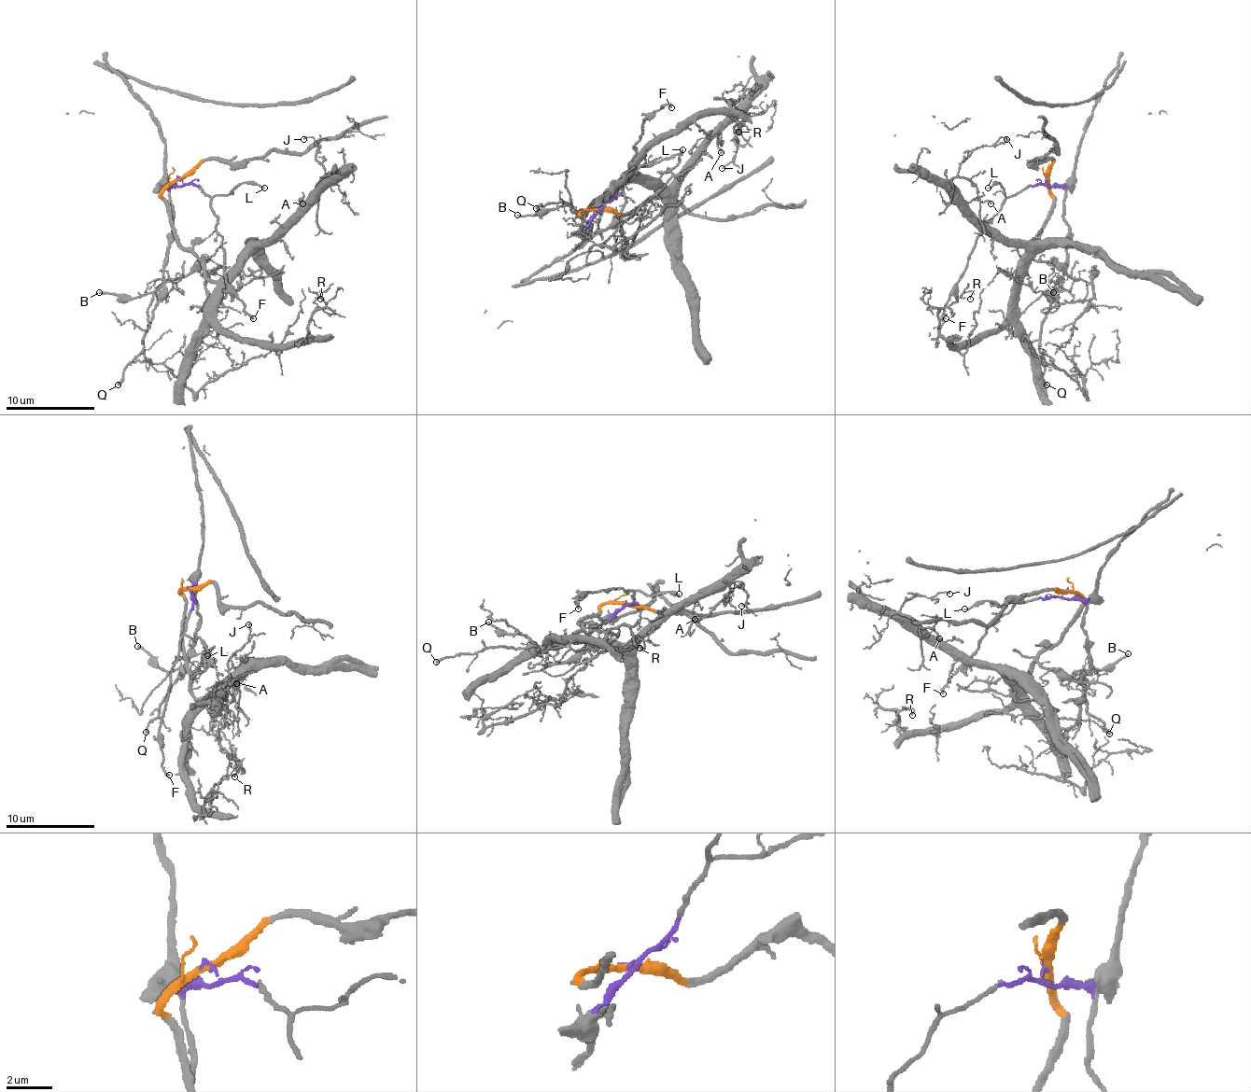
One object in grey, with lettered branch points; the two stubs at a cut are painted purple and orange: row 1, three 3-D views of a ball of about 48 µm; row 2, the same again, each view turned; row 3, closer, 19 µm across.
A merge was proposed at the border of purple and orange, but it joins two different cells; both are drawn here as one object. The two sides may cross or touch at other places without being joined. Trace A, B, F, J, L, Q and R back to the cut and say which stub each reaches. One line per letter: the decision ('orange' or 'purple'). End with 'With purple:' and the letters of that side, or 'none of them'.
A: orange
B: purple
F: purple
J: orange
L: purple
Q: purple
R: orange
With purple: B, F, L, Q

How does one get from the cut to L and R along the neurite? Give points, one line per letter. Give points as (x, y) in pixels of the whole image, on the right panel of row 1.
L: (1047, 177), (1042, 184), (1033, 184), (1006, 197), (998, 184), (987, 188)
R: (1047, 177), (1053, 213), (1027, 257), (1014, 308), (976, 341), (949, 343), (938, 312), (964, 292), (969, 299)

